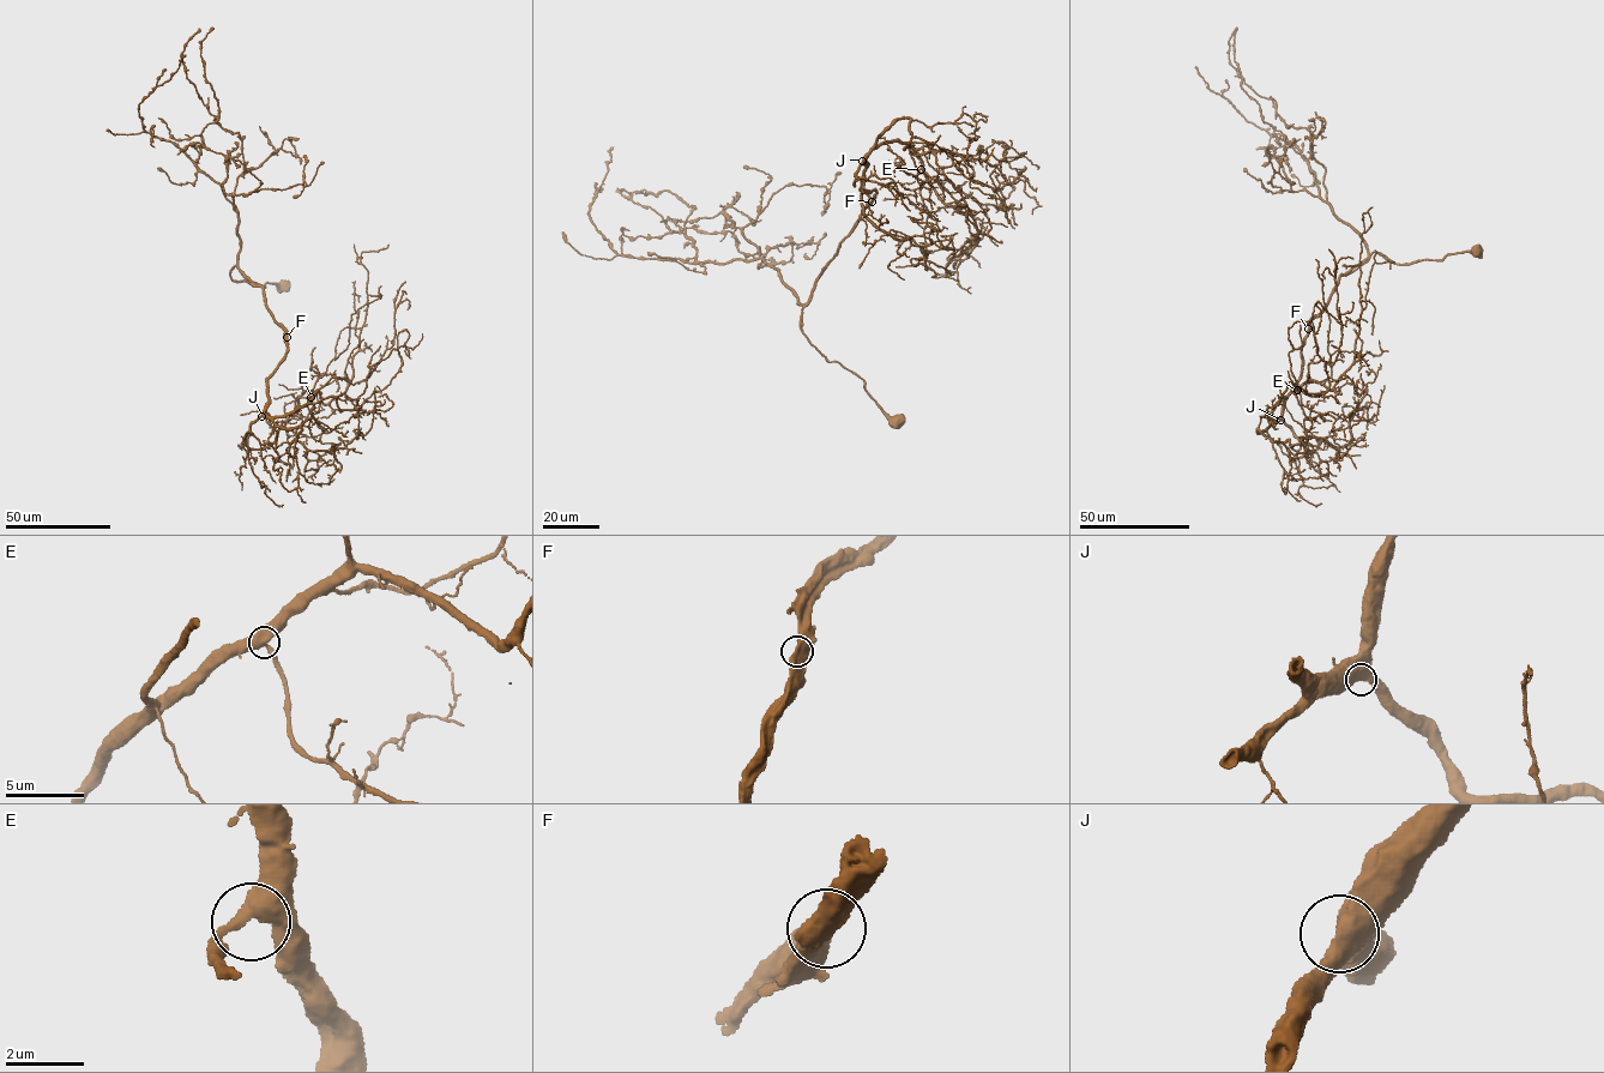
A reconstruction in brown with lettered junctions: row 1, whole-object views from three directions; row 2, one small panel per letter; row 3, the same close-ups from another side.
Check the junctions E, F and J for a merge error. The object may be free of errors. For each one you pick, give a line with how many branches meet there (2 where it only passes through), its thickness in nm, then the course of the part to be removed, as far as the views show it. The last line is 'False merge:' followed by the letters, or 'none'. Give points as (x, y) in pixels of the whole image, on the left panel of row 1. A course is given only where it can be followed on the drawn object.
False merge: none

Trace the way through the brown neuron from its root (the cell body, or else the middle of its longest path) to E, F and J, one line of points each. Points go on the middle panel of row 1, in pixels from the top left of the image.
E: (897, 421), (862, 379), (810, 343), (801, 312), (875, 194), (862, 188), (866, 156), (905, 142), (921, 169)
F: (897, 421), (870, 396), (862, 379), (822, 356), (801, 327), (802, 307), (808, 301), (815, 279), (872, 202)
J: (897, 421), (862, 379), (822, 356), (801, 327), (815, 279), (875, 194), (862, 188), (862, 161)

